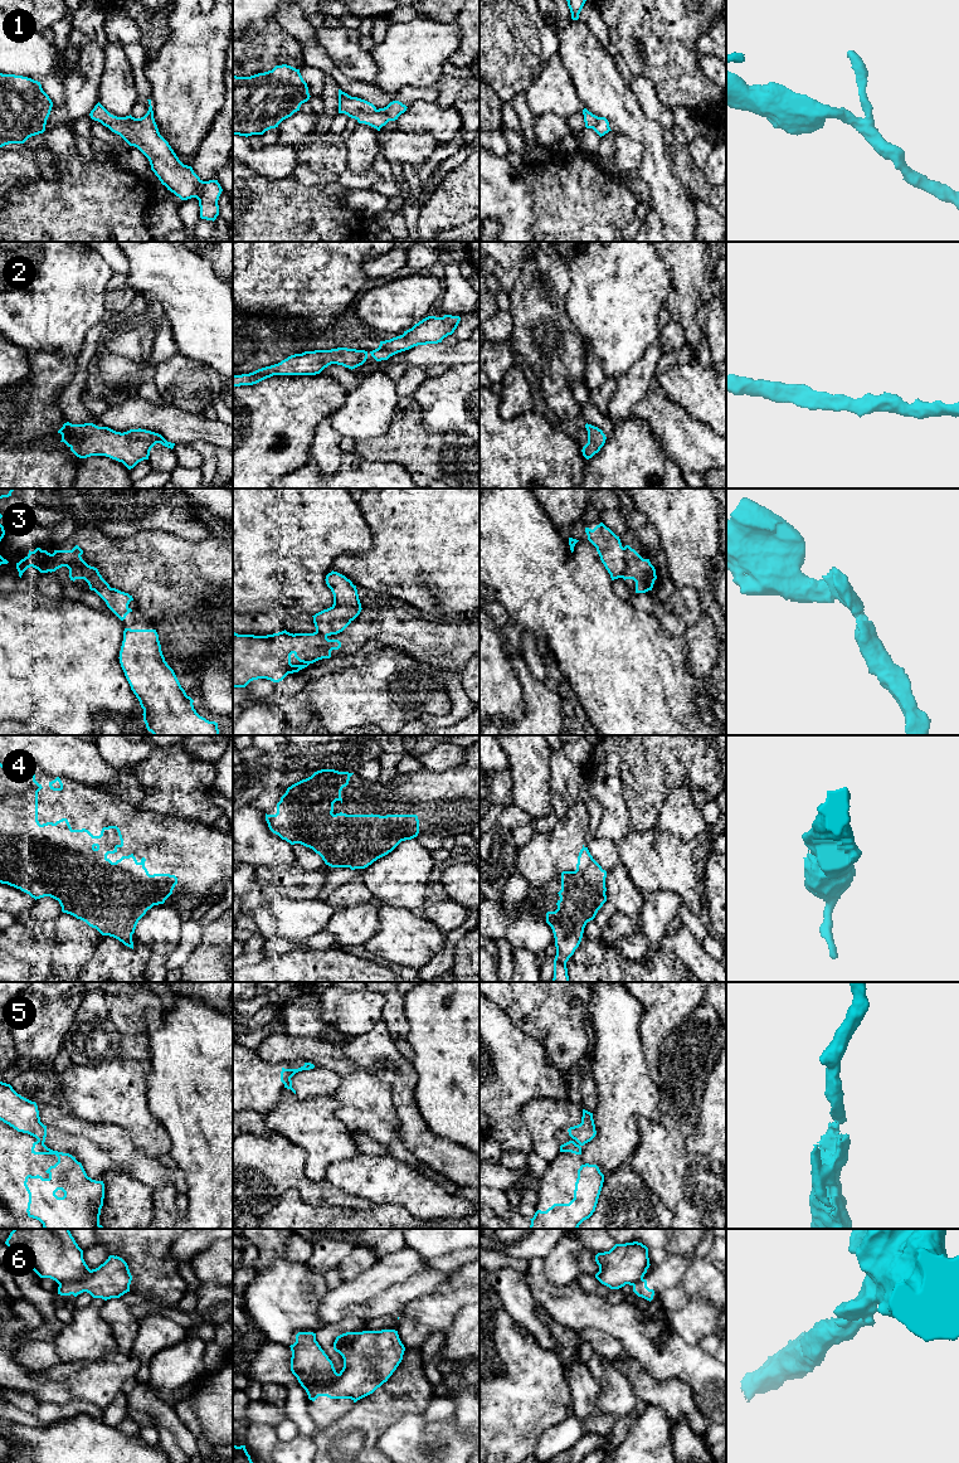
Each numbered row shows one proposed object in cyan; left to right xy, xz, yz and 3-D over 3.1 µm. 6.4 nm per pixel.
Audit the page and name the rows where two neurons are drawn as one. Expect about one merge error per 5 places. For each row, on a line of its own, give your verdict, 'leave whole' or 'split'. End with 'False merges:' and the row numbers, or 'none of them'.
1: leave whole
2: leave whole
3: split
4: leave whole
5: split
6: split
False merges: 3, 5, 6

